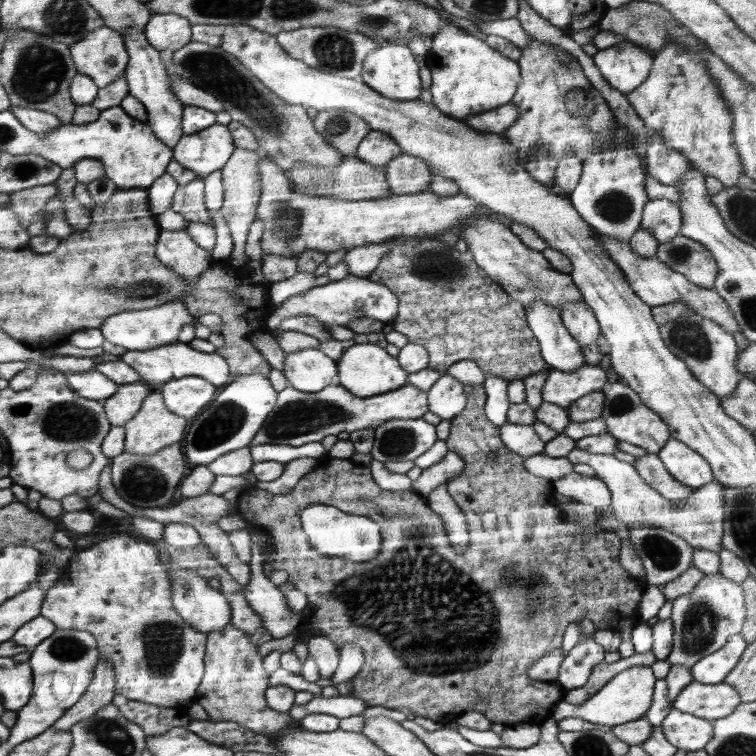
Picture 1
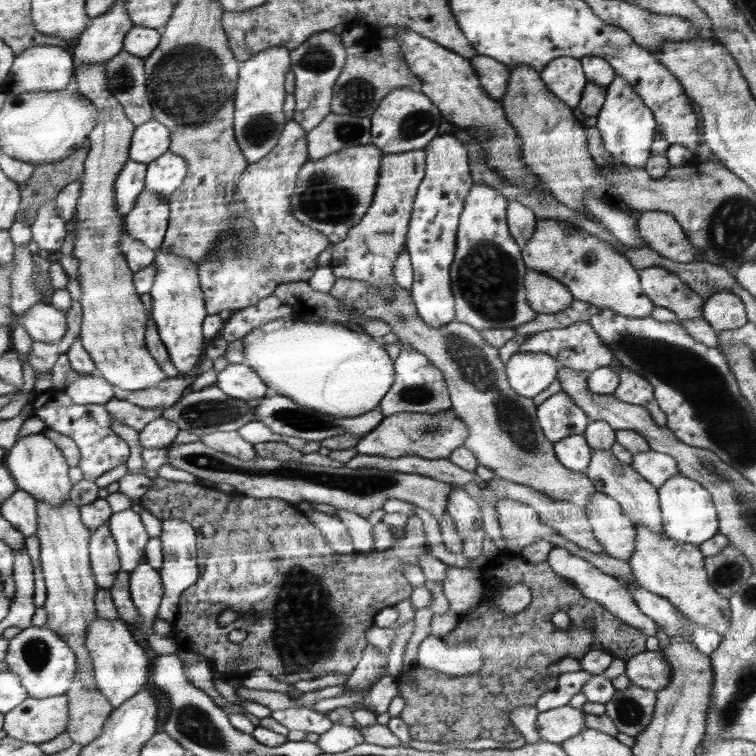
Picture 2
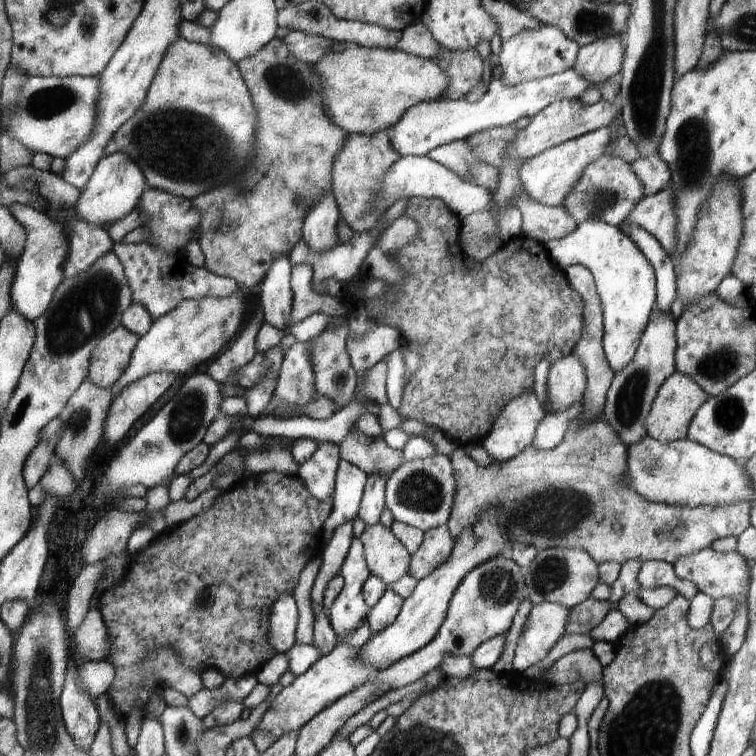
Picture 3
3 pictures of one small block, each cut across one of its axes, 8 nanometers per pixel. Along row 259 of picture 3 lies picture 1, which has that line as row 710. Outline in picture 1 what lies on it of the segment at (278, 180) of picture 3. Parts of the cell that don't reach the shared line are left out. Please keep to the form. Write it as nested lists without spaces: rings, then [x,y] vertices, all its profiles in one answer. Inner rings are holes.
[[[232,622],[226,624],[221,631],[210,632],[210,644],[205,645],[205,648],[210,648],[210,656],[206,656],[206,680],[202,680],[202,687],[195,696],[195,701],[206,710],[210,721],[234,721],[257,734],[282,735],[294,726],[295,720],[289,712],[278,712],[269,707],[265,692],[269,690],[270,675],[265,672],[264,659],[250,637],[241,629],[235,628]]]

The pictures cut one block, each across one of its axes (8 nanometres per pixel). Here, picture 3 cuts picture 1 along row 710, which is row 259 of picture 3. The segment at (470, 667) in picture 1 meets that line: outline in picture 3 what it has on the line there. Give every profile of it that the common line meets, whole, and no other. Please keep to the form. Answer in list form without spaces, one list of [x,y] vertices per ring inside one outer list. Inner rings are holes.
[[[410,197],[407,211],[404,215],[416,220],[421,226],[421,231],[418,238],[403,250],[403,258],[408,262],[409,270],[407,271],[408,279],[403,284],[399,306],[393,310],[391,315],[383,319],[381,324],[396,327],[400,331],[402,342],[420,345],[423,348],[423,357],[419,363],[419,369],[411,376],[403,390],[402,400],[397,411],[404,419],[416,419],[440,429],[457,446],[480,443],[490,433],[496,418],[504,410],[504,406],[520,397],[522,393],[532,393],[532,385],[534,384],[533,372],[537,360],[548,357],[551,360],[551,364],[554,364],[556,361],[561,360],[562,357],[569,356],[572,350],[576,349],[577,342],[581,337],[581,330],[584,328],[583,300],[578,291],[573,289],[565,271],[554,260],[550,258],[550,262],[544,262],[544,255],[547,254],[547,251],[543,244],[534,239],[520,235],[516,239],[509,240],[502,244],[495,253],[485,258],[483,262],[480,262],[478,266],[472,260],[468,260],[468,257],[463,252],[462,242],[460,241],[460,218],[449,210],[445,202],[436,197],[429,199]]]

